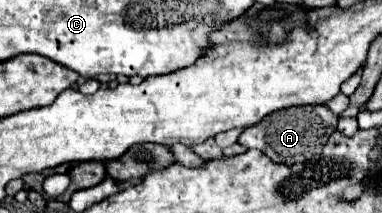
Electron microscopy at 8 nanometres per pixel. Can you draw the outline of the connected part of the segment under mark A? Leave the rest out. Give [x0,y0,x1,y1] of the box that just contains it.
[238,106,338,164]

